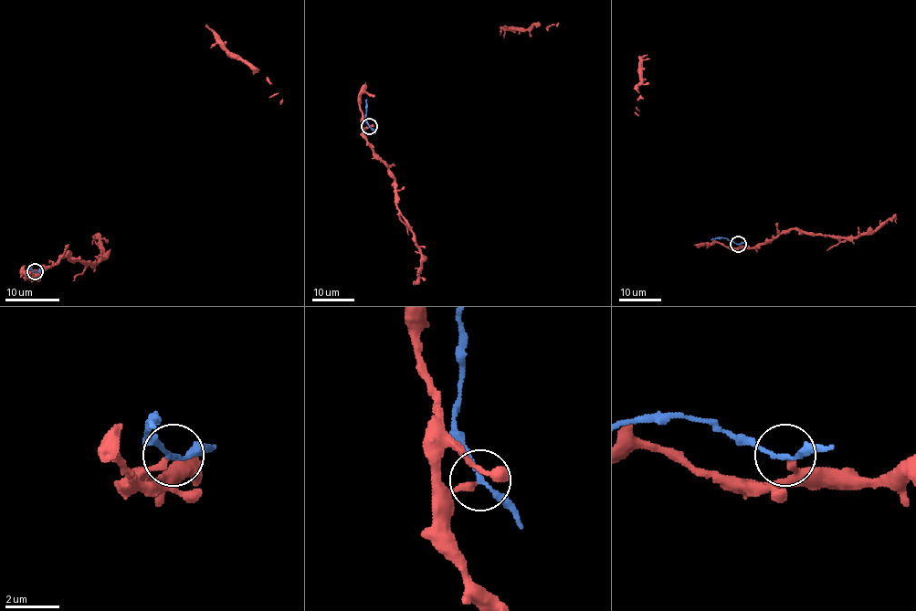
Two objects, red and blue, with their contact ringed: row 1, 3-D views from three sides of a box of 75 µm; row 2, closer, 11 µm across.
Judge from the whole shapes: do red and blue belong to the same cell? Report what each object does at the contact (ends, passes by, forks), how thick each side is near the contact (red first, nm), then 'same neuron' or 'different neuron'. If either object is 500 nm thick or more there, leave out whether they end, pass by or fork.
red ends | blue passes by | 240/160 nm | different neuron

